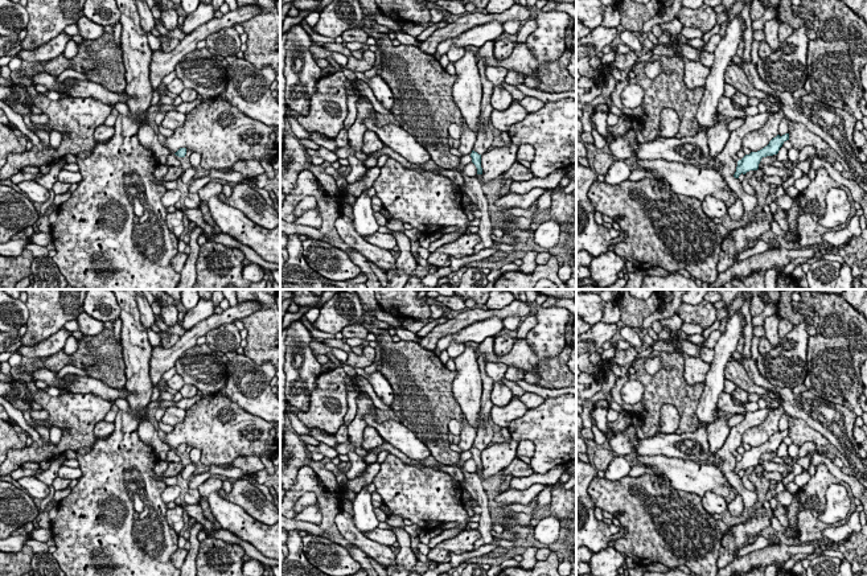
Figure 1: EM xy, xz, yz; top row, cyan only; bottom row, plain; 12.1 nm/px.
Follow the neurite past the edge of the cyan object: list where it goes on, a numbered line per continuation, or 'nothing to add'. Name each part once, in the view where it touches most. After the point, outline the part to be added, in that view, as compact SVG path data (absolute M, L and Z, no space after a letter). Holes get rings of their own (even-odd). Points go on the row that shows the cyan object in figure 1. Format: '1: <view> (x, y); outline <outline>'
nothing to add

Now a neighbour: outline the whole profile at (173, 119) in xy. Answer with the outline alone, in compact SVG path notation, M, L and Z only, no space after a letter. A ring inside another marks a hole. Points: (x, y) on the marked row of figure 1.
M170 110L170 111L165 112L161 126L168 129L174 131L185 123L185 119L186 119L185 114L181 114L176 110Z

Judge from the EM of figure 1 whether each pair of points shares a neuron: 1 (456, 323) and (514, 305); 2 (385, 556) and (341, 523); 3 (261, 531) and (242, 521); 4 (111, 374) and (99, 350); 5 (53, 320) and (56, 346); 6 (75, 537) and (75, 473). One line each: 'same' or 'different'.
1: same
2: same
3: same
4: same
5: different
6: different

